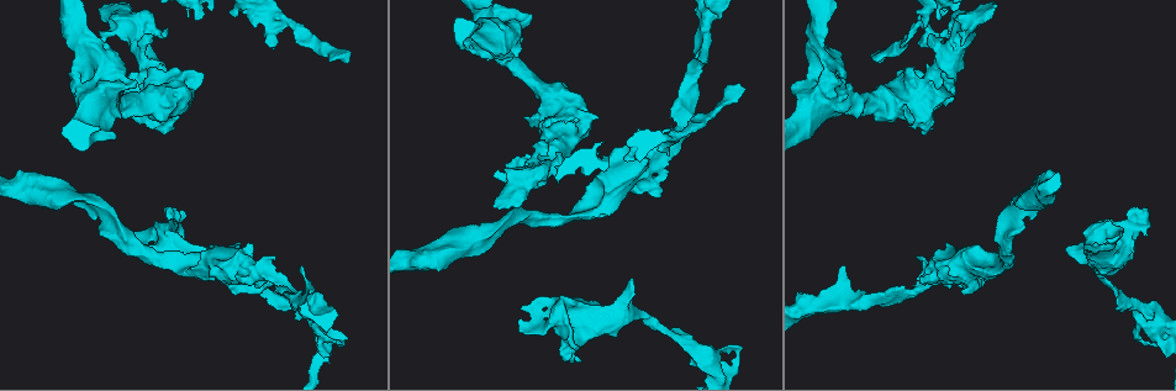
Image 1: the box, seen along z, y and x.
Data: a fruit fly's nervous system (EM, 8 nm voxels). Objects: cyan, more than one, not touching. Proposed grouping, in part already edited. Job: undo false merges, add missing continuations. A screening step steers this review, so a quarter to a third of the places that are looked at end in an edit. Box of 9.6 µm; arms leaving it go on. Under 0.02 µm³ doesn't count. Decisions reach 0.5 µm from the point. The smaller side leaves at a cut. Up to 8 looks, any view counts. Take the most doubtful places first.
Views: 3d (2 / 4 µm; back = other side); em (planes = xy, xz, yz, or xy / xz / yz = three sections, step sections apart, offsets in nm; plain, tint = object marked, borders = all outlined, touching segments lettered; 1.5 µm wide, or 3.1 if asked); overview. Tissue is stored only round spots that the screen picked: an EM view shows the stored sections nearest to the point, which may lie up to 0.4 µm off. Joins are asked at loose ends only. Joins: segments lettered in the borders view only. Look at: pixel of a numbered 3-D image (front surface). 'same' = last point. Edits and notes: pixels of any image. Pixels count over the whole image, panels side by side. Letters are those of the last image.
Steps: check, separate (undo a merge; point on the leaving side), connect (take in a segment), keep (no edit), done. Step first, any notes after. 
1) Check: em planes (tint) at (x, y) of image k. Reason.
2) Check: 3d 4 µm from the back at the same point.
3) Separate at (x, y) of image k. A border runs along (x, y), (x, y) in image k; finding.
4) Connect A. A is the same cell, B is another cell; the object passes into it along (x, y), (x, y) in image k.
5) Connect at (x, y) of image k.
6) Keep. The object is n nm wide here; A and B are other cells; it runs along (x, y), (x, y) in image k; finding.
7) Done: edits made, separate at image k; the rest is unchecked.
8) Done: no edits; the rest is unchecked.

Check: 3d 4 µm at (1136, 207) of image 1. An open end.

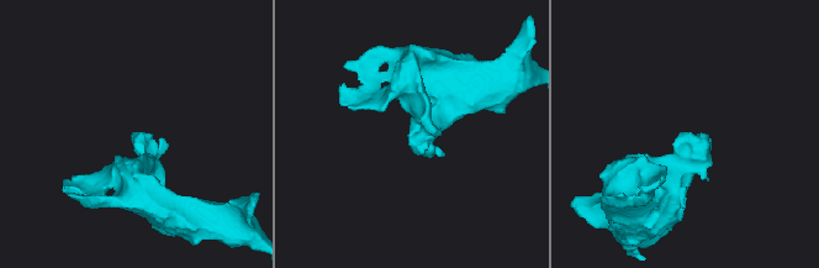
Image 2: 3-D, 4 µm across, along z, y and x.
Check: em yz step 4 (tint) at (141, 133) of image 2. Shape alone is not enough.

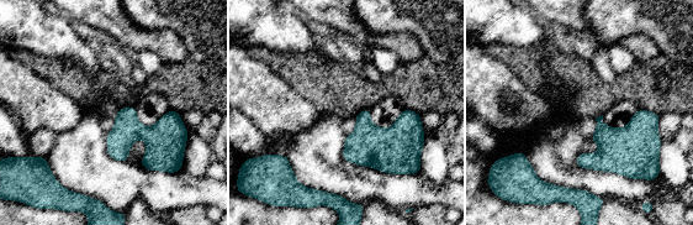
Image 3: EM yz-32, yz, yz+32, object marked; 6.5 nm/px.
Check: em planes (borders) at the same point.

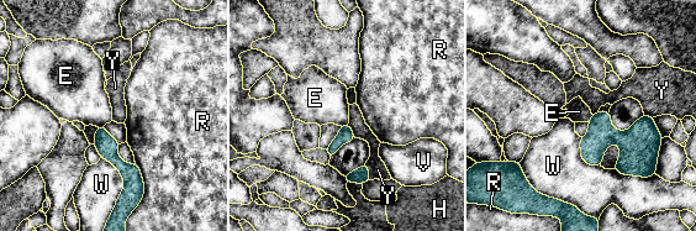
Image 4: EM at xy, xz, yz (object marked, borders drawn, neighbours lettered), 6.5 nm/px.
Keep. E, H, R, V, W and Y are other cells; it runs along (100, 130), (111, 156), (140, 182) in image 4; none of them fits.

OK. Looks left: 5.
Check: 3d 2 µm at (1068, 249) of image 1.

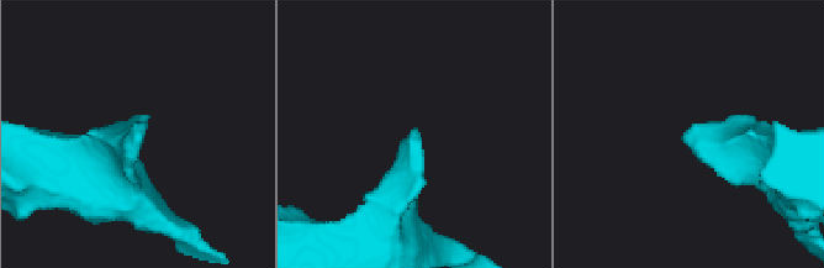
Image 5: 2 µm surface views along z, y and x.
Check: em planes (borders) at (137, 132) of image 5. Shape alone is not enough.

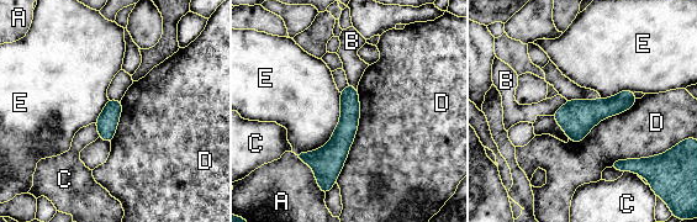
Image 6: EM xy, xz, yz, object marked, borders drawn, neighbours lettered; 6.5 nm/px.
Keep. The object is 130 nm wide here; A, B, C, D and E are other cells; it runs along (349, 89), (349, 122), (323, 180) in image 6; none of them fits.

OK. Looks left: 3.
Check: 3d 4 µm at (818, 46) of image 1. Sudden change in width.

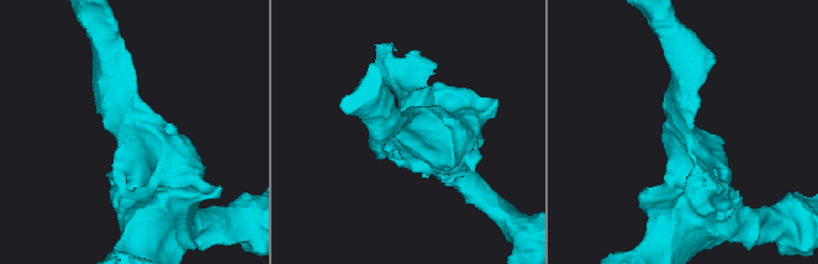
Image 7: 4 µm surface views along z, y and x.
Check: em planes (borders) at (681, 128) of image 7. The arms are 280, 550 nm wide; need the tissue.

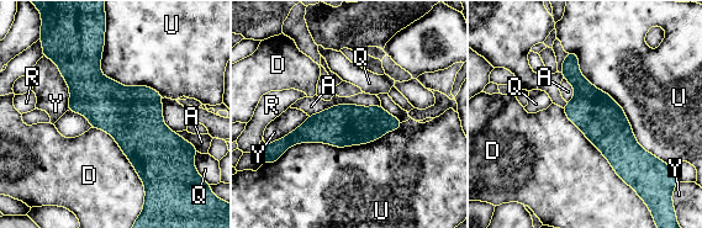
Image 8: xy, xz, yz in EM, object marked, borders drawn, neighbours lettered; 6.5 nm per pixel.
Keep. A, D, Q, R, U and Y are other cells; a border runs along (402, 122), (263, 164) in image 8; continuous, no second neuron.

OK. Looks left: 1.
Done: no edits; the rest is unchecked.

